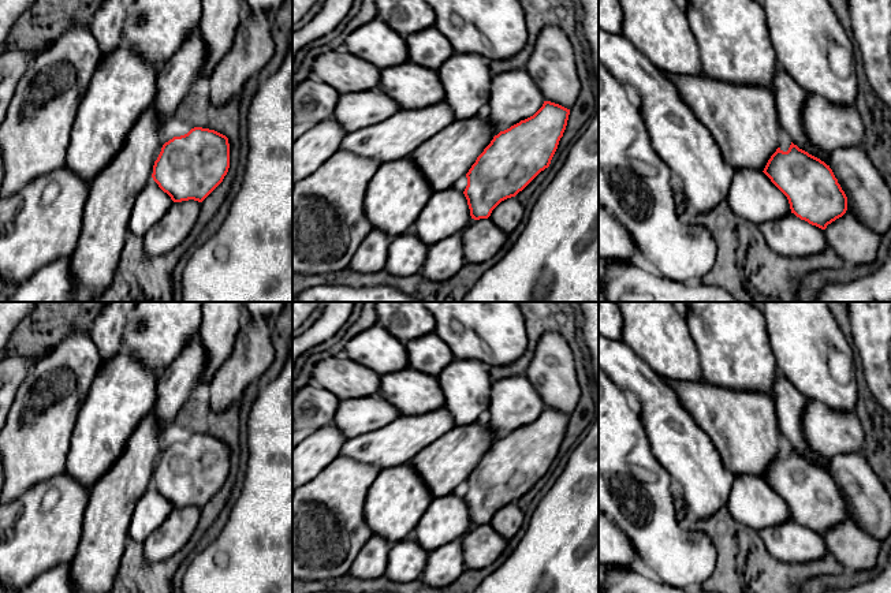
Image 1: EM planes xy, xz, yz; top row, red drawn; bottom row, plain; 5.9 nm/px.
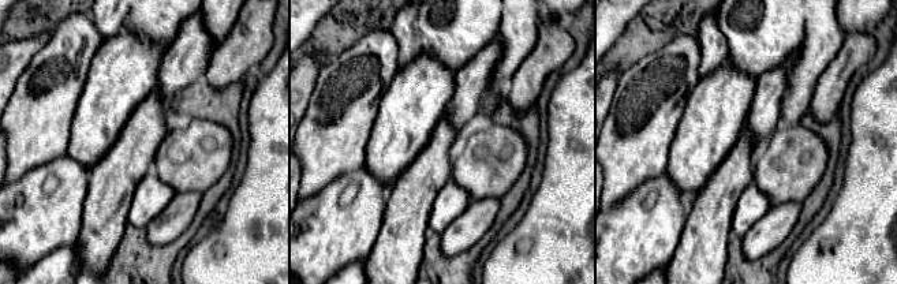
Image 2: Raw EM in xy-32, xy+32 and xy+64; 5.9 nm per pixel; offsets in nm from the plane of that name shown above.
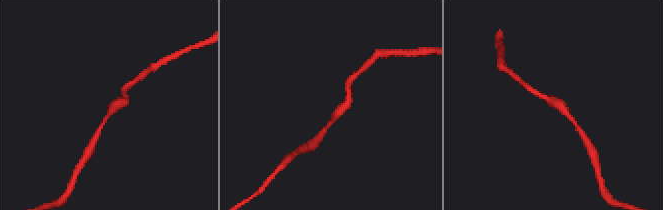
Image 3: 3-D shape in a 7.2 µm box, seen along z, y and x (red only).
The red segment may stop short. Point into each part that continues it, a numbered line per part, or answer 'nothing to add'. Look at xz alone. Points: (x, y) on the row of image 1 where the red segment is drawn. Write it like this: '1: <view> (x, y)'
1: xz (459, 185)

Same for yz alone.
1: yz (785, 141)

